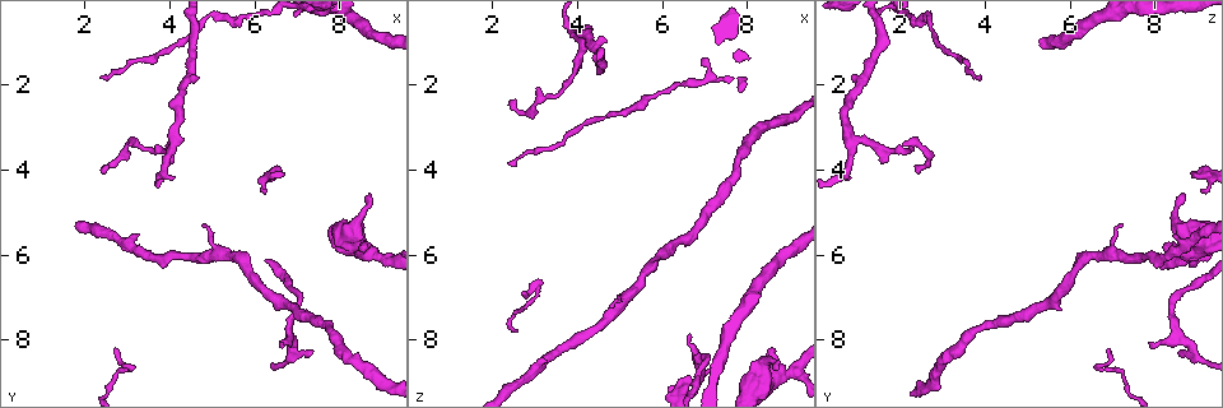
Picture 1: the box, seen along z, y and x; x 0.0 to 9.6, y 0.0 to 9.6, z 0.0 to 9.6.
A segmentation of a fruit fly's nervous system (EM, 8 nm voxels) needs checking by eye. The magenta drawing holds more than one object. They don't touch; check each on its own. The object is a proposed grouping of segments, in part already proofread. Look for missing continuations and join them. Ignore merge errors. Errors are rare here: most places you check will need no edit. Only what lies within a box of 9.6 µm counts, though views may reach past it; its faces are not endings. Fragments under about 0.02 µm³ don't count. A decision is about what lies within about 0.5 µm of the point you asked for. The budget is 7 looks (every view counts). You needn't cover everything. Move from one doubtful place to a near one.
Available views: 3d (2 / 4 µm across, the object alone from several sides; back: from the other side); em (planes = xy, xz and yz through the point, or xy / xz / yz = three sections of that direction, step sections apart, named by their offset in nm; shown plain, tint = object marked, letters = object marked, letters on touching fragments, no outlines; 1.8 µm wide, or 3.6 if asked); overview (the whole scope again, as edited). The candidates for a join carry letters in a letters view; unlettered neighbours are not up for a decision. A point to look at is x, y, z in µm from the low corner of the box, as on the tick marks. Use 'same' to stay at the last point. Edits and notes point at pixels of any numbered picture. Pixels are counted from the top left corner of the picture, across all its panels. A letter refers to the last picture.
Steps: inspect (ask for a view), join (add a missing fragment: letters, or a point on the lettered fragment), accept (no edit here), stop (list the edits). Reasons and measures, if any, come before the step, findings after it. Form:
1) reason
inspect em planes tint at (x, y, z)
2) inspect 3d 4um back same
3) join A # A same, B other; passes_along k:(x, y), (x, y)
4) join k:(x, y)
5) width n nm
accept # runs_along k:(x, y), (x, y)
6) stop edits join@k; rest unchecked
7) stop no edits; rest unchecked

branch stops here
inspect em yz step 16 letters at (8.75, 4.55, 8.65)

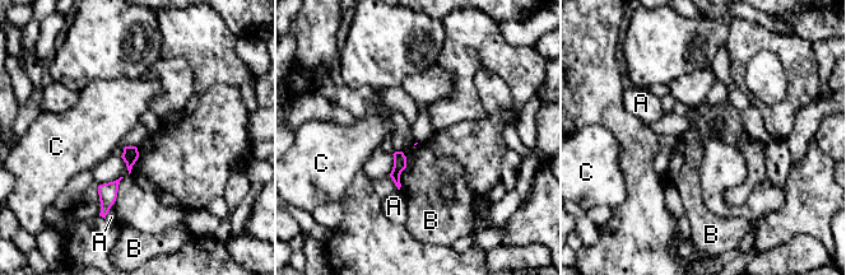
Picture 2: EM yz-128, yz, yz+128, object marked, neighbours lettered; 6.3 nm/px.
inspect em planes letters same

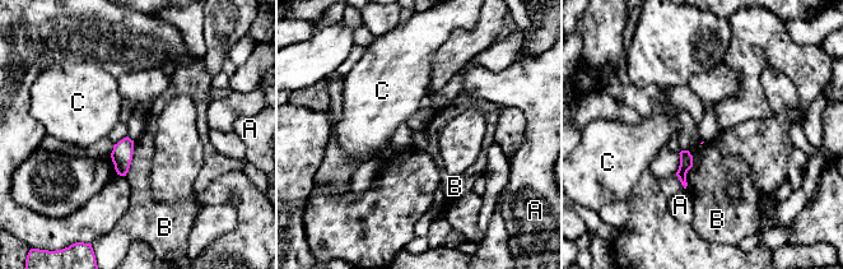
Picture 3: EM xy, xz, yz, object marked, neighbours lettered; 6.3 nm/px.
longest_contact B 240 nm
accept # A other, B other, C other; no lettered fragment goes on from it

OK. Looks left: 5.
free end
inspect 3d 2um at (6.65, 8.15, 7.85)

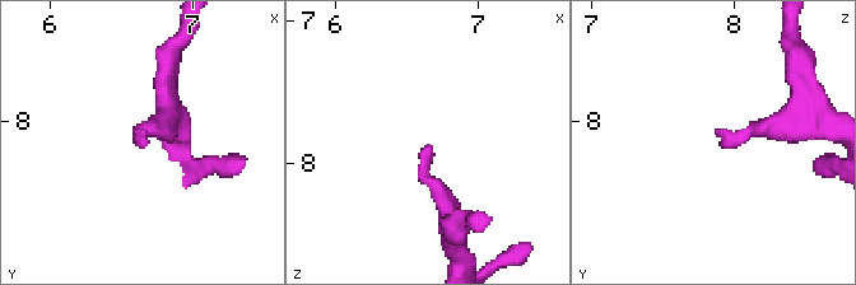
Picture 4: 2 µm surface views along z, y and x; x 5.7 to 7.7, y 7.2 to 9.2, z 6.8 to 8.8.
now the EM
inspect em planes letters at (6.66, 8.10, 7.86)

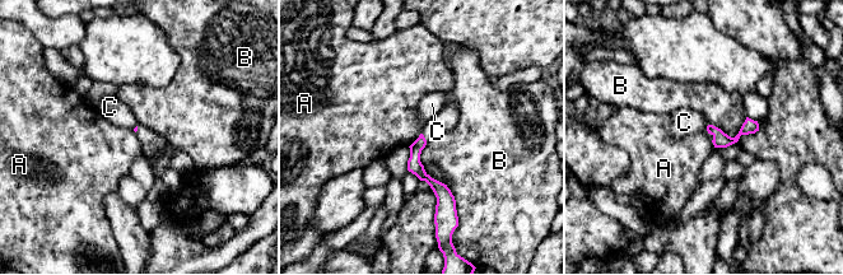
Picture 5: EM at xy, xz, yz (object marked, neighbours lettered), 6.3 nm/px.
accept # A other, B other, C other; none of them fits

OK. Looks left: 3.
inspect em xz step 4 letters at (2.40, 4.05, 2.50)

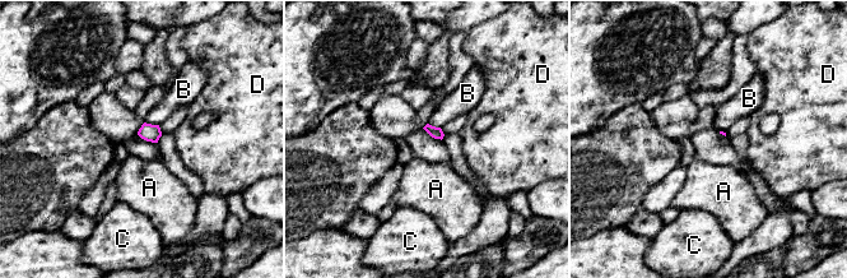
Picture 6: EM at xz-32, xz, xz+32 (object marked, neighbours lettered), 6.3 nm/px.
another direction
inspect em planes letters same

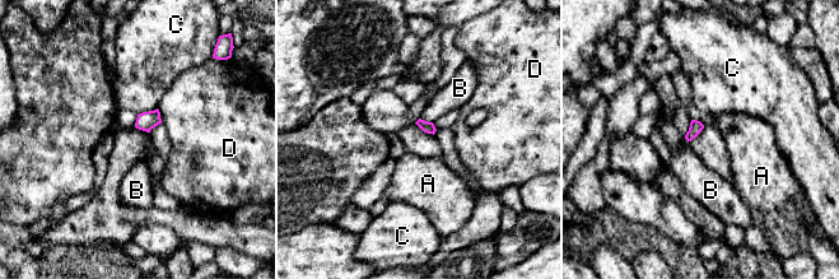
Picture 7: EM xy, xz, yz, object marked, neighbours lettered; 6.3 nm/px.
accept # A other, B other, C other, D other; border 7:(420, 117), (433, 124); none of them fits

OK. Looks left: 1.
stop no edits; rest unchecked

